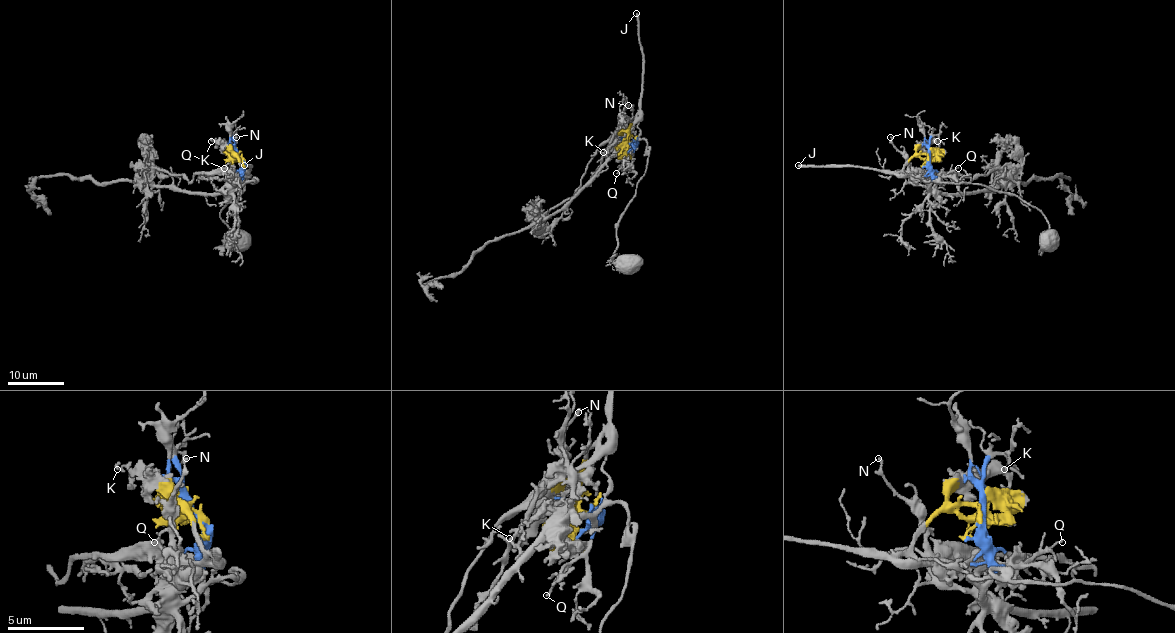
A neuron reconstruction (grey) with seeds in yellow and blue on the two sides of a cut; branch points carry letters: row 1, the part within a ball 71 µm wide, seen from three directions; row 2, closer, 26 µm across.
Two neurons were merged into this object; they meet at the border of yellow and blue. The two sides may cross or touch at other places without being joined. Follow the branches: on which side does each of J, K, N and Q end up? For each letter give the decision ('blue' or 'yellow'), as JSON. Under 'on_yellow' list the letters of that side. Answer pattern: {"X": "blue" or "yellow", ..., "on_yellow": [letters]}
{"J": "yellow", "K": "yellow", "N": "blue", "Q": "blue", "on_yellow": ["J", "K"]}

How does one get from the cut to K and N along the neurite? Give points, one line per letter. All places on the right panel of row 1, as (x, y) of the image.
K: (928, 156), (918, 155), (917, 150), (925, 143), (937, 140)
N: (928, 157), (931, 181), (915, 180), (908, 162), (893, 145), (890, 136)

